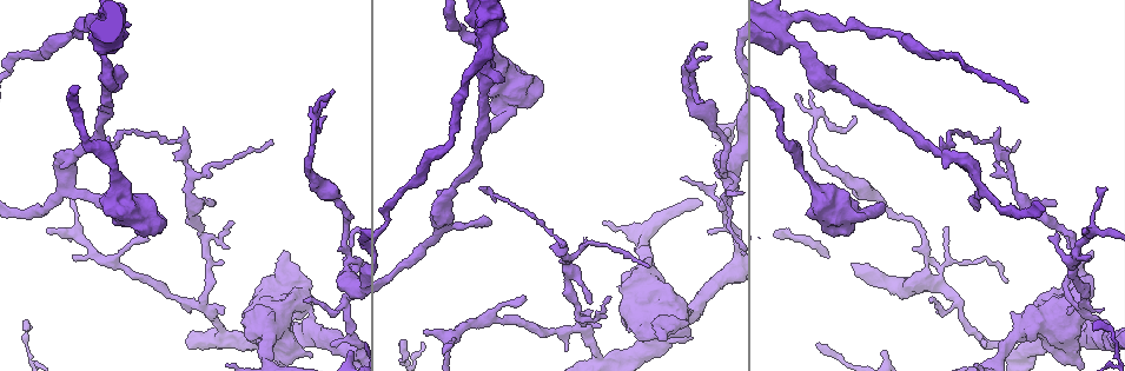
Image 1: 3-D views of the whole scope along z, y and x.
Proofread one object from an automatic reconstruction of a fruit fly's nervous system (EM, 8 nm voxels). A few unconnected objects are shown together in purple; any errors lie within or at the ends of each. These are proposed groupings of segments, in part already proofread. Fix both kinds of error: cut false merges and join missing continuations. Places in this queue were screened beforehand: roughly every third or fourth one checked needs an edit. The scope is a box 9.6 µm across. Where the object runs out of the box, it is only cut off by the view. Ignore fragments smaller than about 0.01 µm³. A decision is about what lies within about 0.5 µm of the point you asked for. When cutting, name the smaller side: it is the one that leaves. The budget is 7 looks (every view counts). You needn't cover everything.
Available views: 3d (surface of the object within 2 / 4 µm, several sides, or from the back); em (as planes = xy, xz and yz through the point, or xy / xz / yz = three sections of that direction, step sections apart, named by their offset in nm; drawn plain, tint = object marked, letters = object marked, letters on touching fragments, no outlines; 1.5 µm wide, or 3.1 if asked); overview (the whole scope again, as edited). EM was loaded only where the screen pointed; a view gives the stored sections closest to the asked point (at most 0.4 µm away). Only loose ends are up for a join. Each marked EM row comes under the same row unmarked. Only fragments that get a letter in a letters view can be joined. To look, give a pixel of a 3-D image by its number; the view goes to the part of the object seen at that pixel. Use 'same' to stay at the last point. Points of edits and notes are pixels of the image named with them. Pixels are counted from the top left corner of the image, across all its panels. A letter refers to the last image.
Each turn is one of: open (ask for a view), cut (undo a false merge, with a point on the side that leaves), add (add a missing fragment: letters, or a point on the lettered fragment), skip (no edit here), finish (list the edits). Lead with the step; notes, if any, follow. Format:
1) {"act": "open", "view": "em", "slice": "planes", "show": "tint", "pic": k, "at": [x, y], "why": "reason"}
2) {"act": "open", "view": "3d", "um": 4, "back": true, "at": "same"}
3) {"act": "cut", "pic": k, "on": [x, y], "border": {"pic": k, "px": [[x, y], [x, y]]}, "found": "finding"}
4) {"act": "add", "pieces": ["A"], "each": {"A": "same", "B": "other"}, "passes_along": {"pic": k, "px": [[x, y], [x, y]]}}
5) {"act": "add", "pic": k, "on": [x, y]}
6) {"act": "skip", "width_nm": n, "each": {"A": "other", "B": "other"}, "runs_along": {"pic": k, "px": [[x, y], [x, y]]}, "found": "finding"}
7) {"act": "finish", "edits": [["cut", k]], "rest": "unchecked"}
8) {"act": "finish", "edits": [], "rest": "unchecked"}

{"act": "open", "view": "3d", "um": 2, "back": true, "pic": 1, "at": [1017, 142]}

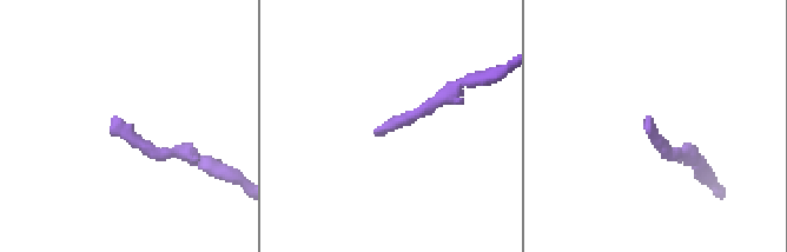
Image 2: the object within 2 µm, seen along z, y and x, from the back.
{"act": "open", "view": "em", "slice": "xz", "step": 8, "show": "letters", "pic": 2, "at": [373, 133], "why": "now the EM"}

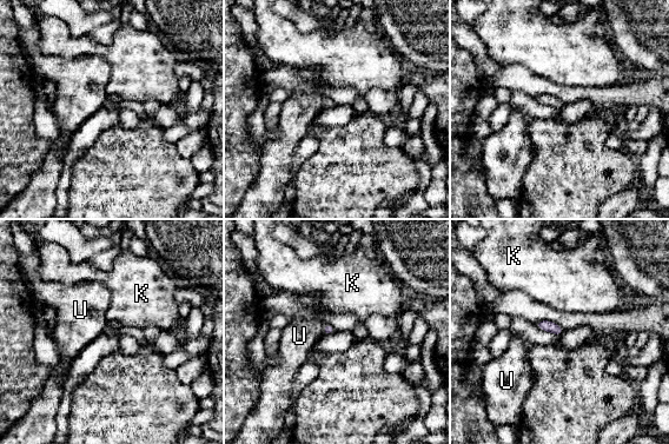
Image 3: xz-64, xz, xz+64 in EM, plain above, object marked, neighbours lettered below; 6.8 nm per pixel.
{"act": "open", "view": "em", "slice": "planes", "show": "letters", "at": "same", "why": "another direction"}

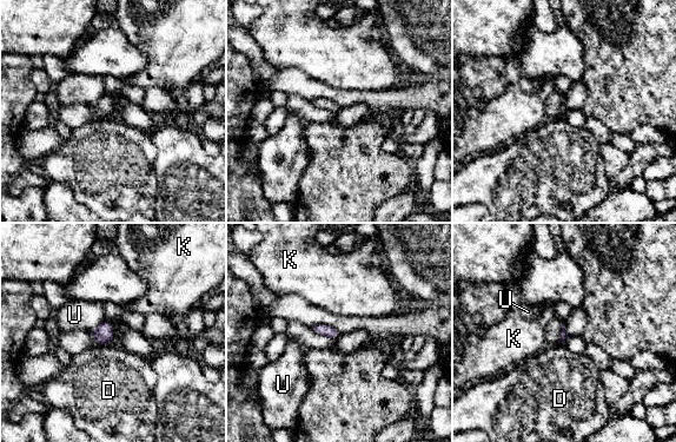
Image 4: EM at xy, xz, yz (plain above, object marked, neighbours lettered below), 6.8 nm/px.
{"act": "skip", "each": {"D": "other", "K": "other", "U": "other"}, "border": {"pic": 4, "px": [[112, 341], [99, 345]]}, "found": "no lettered fragment goes on from it"}

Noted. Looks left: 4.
{"act": "open", "view": "3d", "um": 2, "pic": 1, "at": [726, 183]}

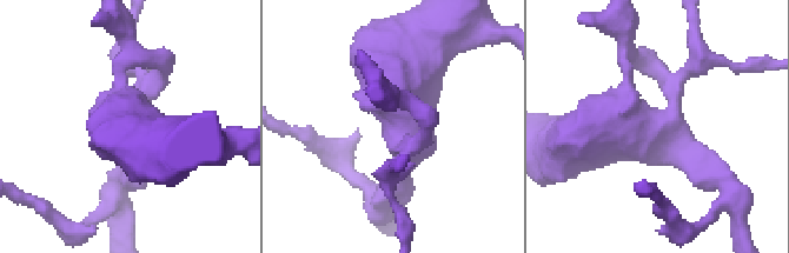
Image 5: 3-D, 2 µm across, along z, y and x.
{"act": "open", "view": "em", "slice": "planes", "show": "letters", "pic": 5, "at": [667, 127], "why": "shape alone is not enough"}

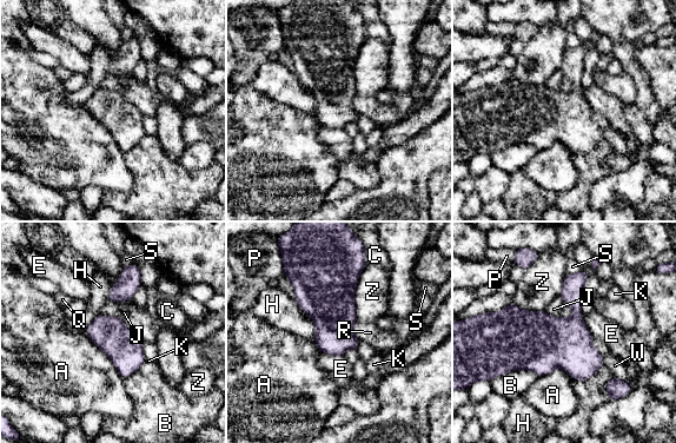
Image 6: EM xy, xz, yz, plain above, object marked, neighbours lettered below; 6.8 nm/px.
{"act": "skip", "width_nm": 240, "each": {"A": "other", "B": "other", "C": "other", "E": "other", "H": "other", "J": "other", "K": "other", "P": "other", "Q": "other", "R": "other", "S": "other", "W": "other", "Z": "other"}, "border": {"pic": 6, "px": [[120, 319], [143, 342]]}, "found": "one cell here"}

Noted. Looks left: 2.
{"act": "open", "view": "3d", "um": 2, "pic": 1, "at": [221, 328], "why": "three arms meet"}

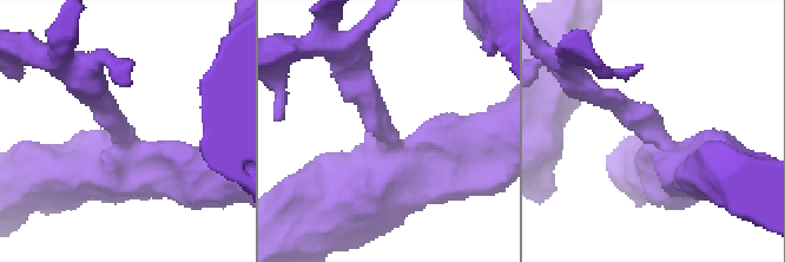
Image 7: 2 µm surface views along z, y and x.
{"act": "open", "view": "em", "slice": "planes", "show": "letters", "pic": 7, "at": [127, 135]}

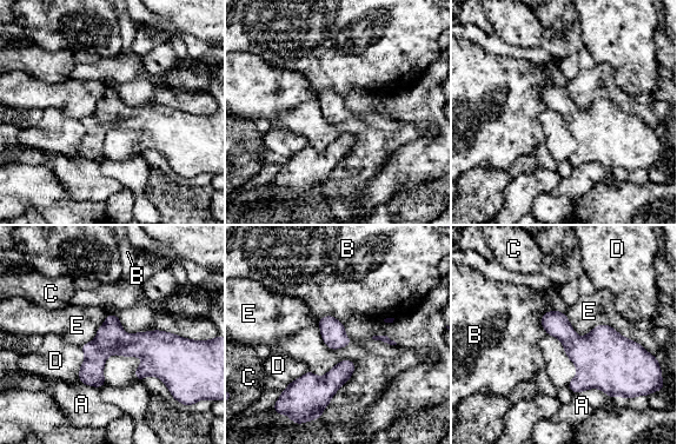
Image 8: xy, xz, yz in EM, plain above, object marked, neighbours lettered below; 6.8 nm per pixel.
{"act": "skip", "each": {"A": "other", "B": "other", "C": "other", "D": "other", "E": "other"}, "found": "continuous, no second cell"}

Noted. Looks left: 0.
{"act": "finish", "edits": [], "rest": "unchecked"}

